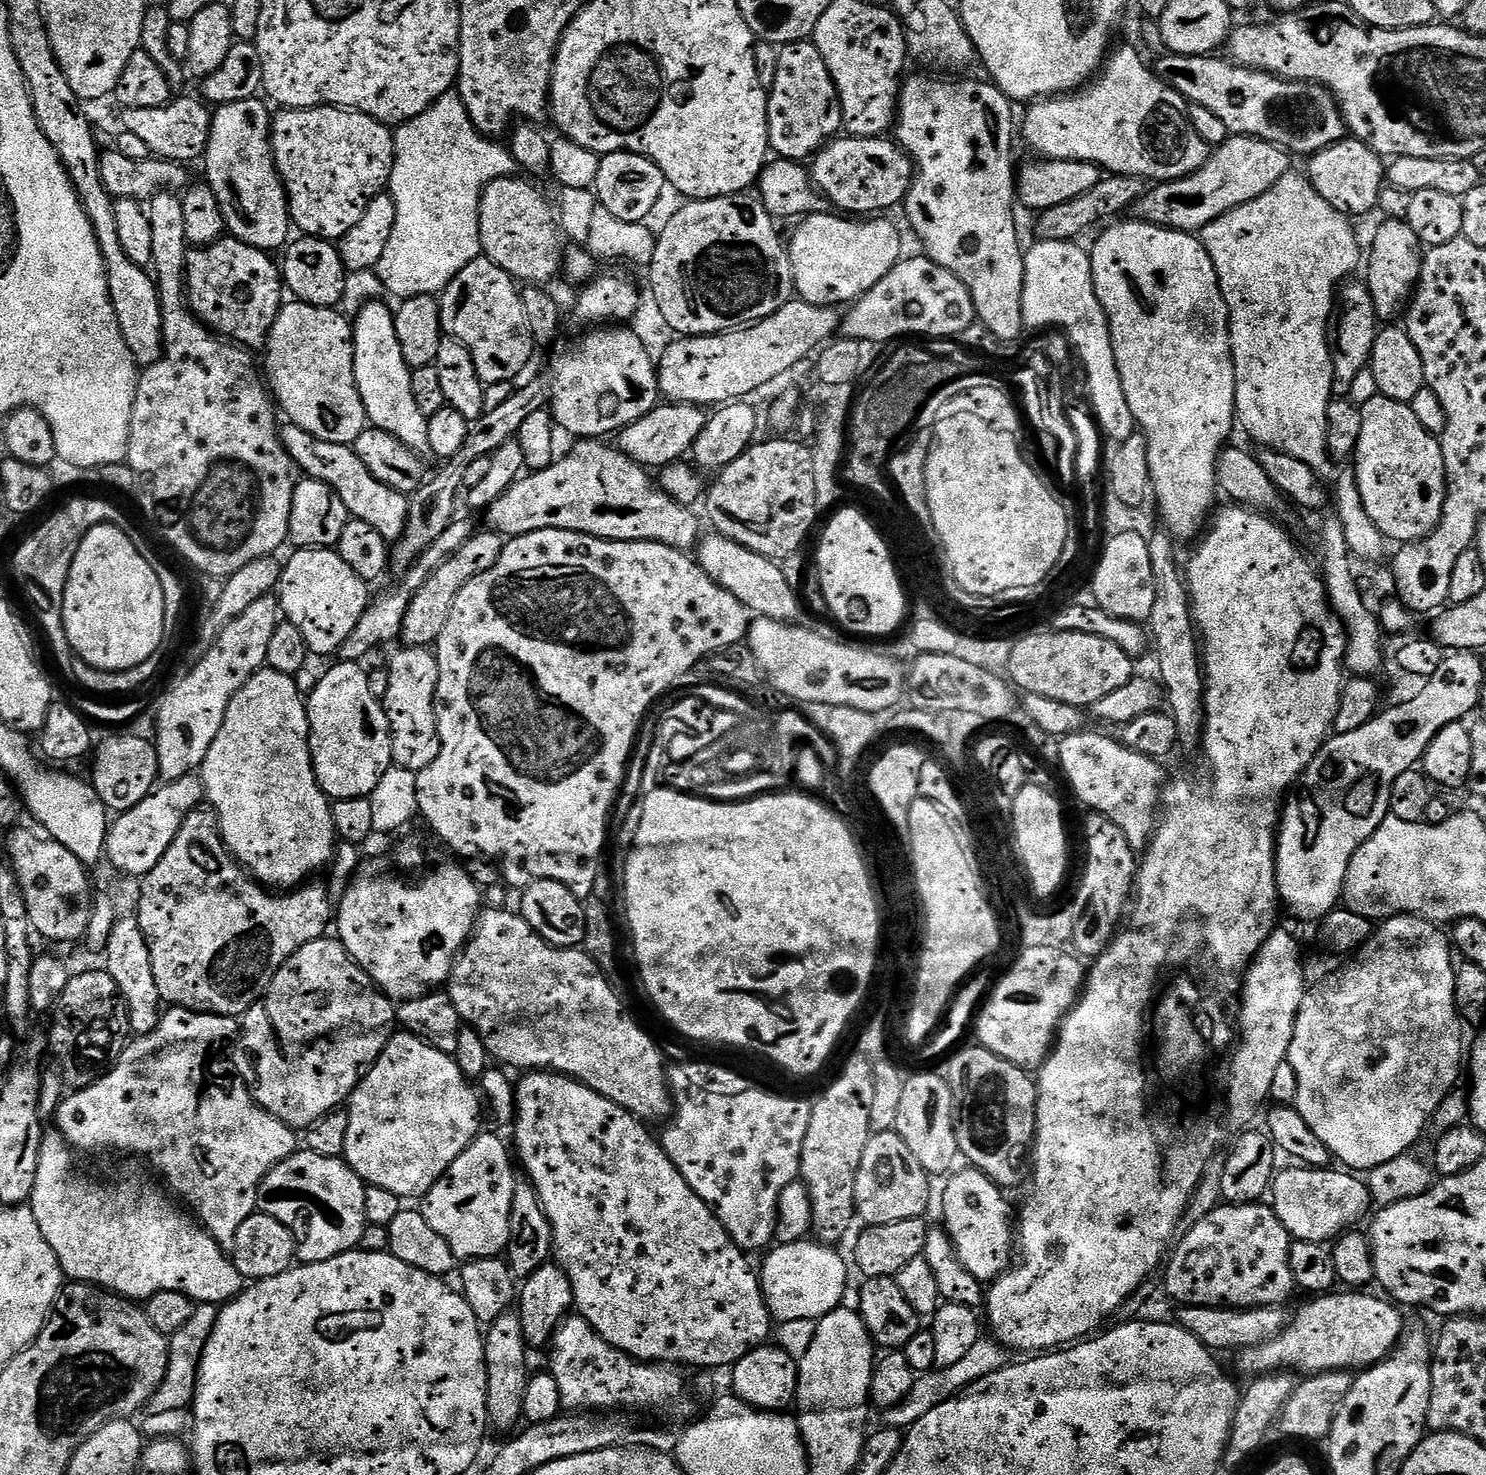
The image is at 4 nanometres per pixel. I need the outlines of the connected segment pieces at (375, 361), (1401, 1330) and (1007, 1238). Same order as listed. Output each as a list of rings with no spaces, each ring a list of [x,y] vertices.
[[[383,299],[371,300],[351,321],[352,345],[354,346],[354,382],[358,386],[358,394],[364,403],[368,415],[368,424],[378,430],[386,430],[386,434],[394,434],[398,442],[402,442],[412,452],[430,453],[430,438],[428,437],[428,417],[418,410],[418,402],[414,402],[412,389],[412,369],[408,367],[406,358],[402,358],[402,342],[398,340],[396,329],[396,313],[384,305]]]
[[[1336,1290],[1309,1299],[1312,1301],[1274,1339],[1239,1353],[1241,1370],[1253,1374],[1276,1374],[1297,1368],[1304,1372],[1302,1374],[1321,1374],[1367,1370],[1388,1359],[1406,1332],[1404,1320],[1400,1317],[1401,1309],[1383,1295],[1367,1296],[1366,1293],[1364,1290]]]
[[[971,1166],[962,1168],[947,1177],[942,1227],[951,1237],[966,1271],[982,1282],[995,1282],[1013,1263],[1014,1208],[1012,1212],[1011,1206],[1004,1201],[1005,1193],[1000,1185],[995,1184],[986,1173]]]

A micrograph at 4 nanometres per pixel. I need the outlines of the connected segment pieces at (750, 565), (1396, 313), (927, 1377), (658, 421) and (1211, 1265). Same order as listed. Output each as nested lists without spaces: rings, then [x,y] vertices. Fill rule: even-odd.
[[[717,532],[708,533],[699,541],[696,548],[696,560],[700,568],[706,570],[706,574],[718,582],[720,586],[734,594],[743,605],[747,606],[749,613],[762,617],[763,619],[782,621],[784,623],[795,623],[799,621],[800,602],[785,574],[783,568],[777,561],[765,558],[764,555],[742,546]]]
[[[1388,218],[1384,225],[1372,236],[1372,249],[1366,252],[1366,283],[1374,298],[1376,319],[1380,322],[1396,322],[1408,311],[1409,303],[1424,265],[1425,245],[1421,244],[1418,234],[1408,225],[1407,219]]]
[[[981,1338],[974,1346],[974,1350],[970,1350],[970,1354],[966,1354],[966,1358],[962,1358],[962,1362],[954,1362],[954,1366],[949,1368],[935,1367],[930,1372],[917,1375],[910,1394],[906,1394],[906,1398],[902,1398],[900,1404],[894,1405],[893,1408],[889,1408],[883,1413],[885,1420],[883,1420],[883,1423],[889,1428],[899,1428],[901,1430],[912,1428],[914,1422],[918,1422],[918,1418],[930,1414],[930,1410],[934,1410],[934,1406],[942,1406],[942,1402],[961,1395],[965,1390],[971,1389],[972,1385],[977,1384],[982,1378],[986,1378],[1000,1368],[1005,1367],[1010,1360],[1007,1355],[1009,1356],[1009,1353],[995,1339]]]
[[[664,402],[650,410],[650,414],[638,418],[638,422],[620,429],[618,447],[642,467],[663,470],[670,464],[683,461],[691,453],[694,442],[698,434],[702,434],[702,426],[706,426],[707,421],[708,416],[701,405]]]
[[[1264,1202],[1254,1204],[1229,1204],[1221,1203],[1219,1208],[1216,1208],[1210,1214],[1203,1217],[1201,1220],[1195,1221],[1191,1225],[1192,1230],[1183,1238],[1182,1244],[1179,1246],[1176,1254],[1171,1255],[1170,1261],[1167,1263],[1168,1276],[1163,1277],[1164,1287],[1167,1295],[1173,1301],[1177,1300],[1177,1305],[1187,1306],[1214,1306],[1215,1308],[1275,1308],[1277,1306],[1287,1305],[1287,1300],[1291,1298],[1292,1292],[1297,1291],[1296,1278],[1294,1270],[1290,1268],[1290,1254],[1293,1246],[1293,1239],[1290,1233],[1286,1230],[1286,1226],[1282,1226],[1282,1222],[1278,1218],[1275,1208]]]

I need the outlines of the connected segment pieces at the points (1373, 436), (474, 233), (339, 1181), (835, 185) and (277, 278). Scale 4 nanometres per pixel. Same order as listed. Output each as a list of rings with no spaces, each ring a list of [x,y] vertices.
[[[1377,394],[1360,404],[1362,434],[1354,453],[1354,471],[1362,506],[1385,541],[1403,546],[1421,540],[1440,525],[1448,493],[1440,441],[1418,422],[1411,404]]]
[[[459,91],[447,92],[442,98],[438,98],[418,118],[399,125],[394,132],[396,138],[396,157],[394,158],[394,170],[388,180],[387,191],[394,202],[396,217],[394,218],[394,230],[390,230],[390,242],[386,242],[386,254],[377,262],[374,271],[384,286],[384,291],[390,297],[397,296],[397,301],[403,302],[415,296],[436,296],[443,292],[444,287],[455,278],[470,262],[474,262],[482,255],[480,251],[480,199],[490,182],[494,182],[499,176],[510,176],[517,171],[518,165],[512,159],[512,153],[504,148],[495,139],[489,138],[474,126],[466,106],[462,102]]]
[[[298,1150],[283,1160],[260,1184],[256,1199],[259,1211],[270,1218],[278,1218],[296,1239],[296,1260],[300,1264],[317,1264],[330,1258],[338,1258],[344,1252],[359,1249],[362,1234],[369,1226],[366,1218],[366,1185],[356,1171],[343,1159],[323,1156],[317,1152]]]
[[[845,135],[844,140],[840,139],[825,144],[810,164],[812,183],[829,205],[844,214],[884,214],[895,204],[903,205],[912,188],[914,165],[899,143],[892,138],[871,136]]]
[[[235,238],[218,239],[206,248],[193,247],[184,267],[189,308],[217,336],[245,350],[267,349],[270,330],[286,303],[282,268],[272,259],[262,249]]]

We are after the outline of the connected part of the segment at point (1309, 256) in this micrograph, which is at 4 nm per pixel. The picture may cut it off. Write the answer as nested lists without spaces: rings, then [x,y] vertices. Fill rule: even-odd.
[[[1288,171],[1285,176],[1278,178],[1278,182],[1274,182],[1274,186],[1270,186],[1270,190],[1266,190],[1266,194],[1262,194],[1262,198],[1254,198],[1254,202],[1246,202],[1246,206],[1238,206],[1234,210],[1230,210],[1230,214],[1222,214],[1222,218],[1218,218],[1210,226],[1206,226],[1200,233],[1200,241],[1204,244],[1206,254],[1210,254],[1210,258],[1214,262],[1214,270],[1218,274],[1218,282],[1222,294],[1228,303],[1228,325],[1230,326],[1230,342],[1232,343],[1232,361],[1234,362],[1234,370],[1236,371],[1236,419],[1239,427],[1244,427],[1244,432],[1252,440],[1260,443],[1261,449],[1273,448],[1282,454],[1290,454],[1290,458],[1298,458],[1298,462],[1306,462],[1306,466],[1310,466],[1310,470],[1314,470],[1321,478],[1327,477],[1327,472],[1334,467],[1333,461],[1328,455],[1328,404],[1334,399],[1332,395],[1332,345],[1330,343],[1330,325],[1334,320],[1334,305],[1338,300],[1338,289],[1341,284],[1345,283],[1353,275],[1352,272],[1356,267],[1362,264],[1362,248],[1360,252],[1360,240],[1356,237],[1356,232],[1352,229],[1353,221],[1349,219],[1345,213],[1334,210],[1334,206],[1330,206],[1330,202],[1326,202],[1326,198],[1322,198],[1322,194],[1318,194],[1318,190],[1314,190],[1314,186],[1309,182],[1307,175],[1303,171]]]

